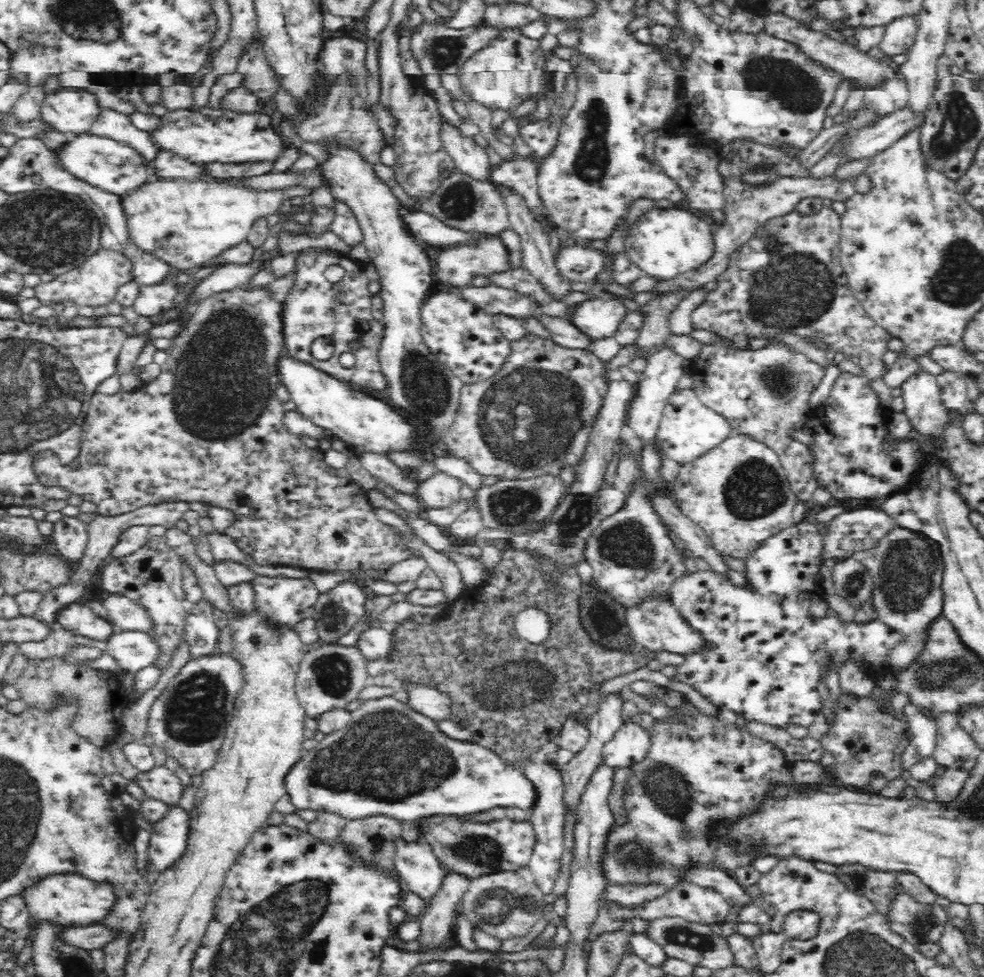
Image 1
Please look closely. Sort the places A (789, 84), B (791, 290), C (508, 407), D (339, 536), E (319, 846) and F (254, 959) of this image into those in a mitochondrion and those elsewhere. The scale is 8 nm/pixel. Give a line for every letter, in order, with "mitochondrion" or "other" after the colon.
A: mitochondrion
B: mitochondrion
C: mitochondrion
D: other
E: other
F: mitochondrion

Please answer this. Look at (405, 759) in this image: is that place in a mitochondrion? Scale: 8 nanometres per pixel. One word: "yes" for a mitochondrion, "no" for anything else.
yes

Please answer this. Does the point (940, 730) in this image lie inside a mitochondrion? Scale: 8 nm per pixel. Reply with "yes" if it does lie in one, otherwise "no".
no

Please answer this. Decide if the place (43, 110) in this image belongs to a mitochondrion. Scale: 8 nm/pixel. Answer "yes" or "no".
no

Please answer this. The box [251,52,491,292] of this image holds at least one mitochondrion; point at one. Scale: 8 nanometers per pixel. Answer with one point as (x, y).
(459, 201)

